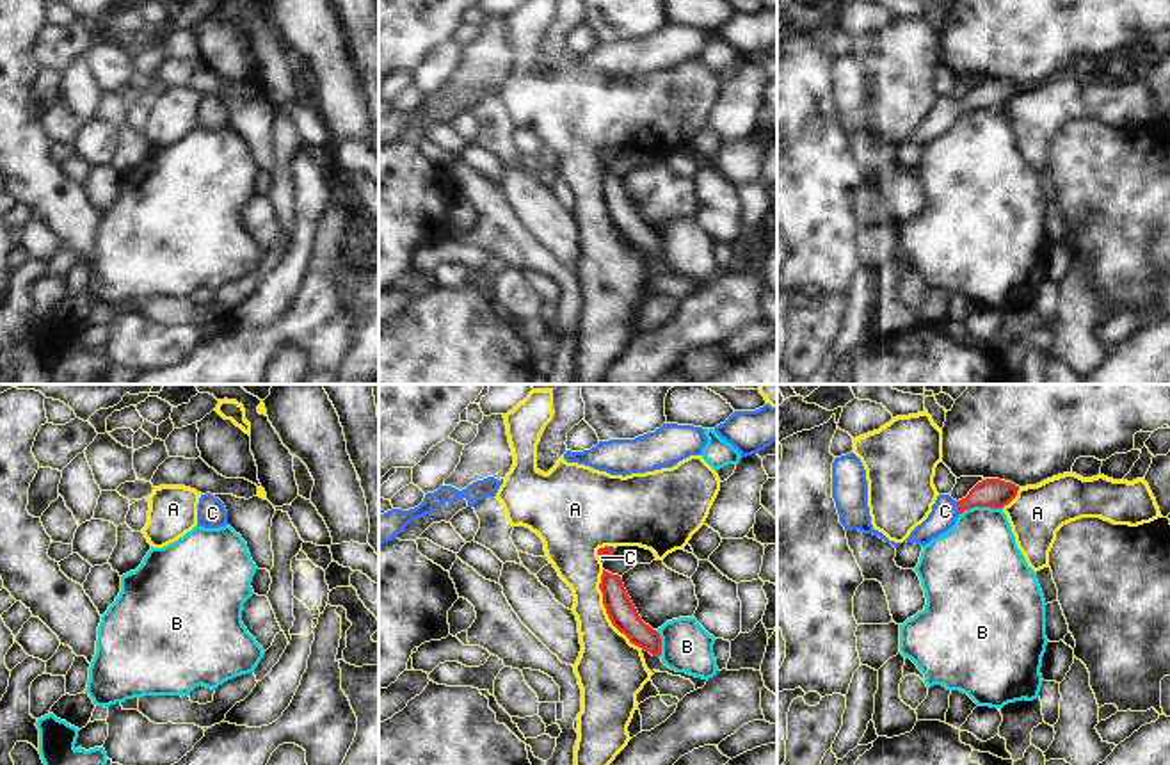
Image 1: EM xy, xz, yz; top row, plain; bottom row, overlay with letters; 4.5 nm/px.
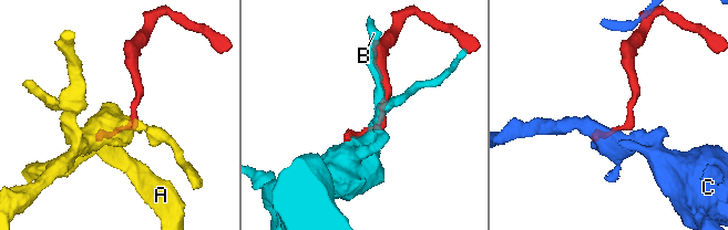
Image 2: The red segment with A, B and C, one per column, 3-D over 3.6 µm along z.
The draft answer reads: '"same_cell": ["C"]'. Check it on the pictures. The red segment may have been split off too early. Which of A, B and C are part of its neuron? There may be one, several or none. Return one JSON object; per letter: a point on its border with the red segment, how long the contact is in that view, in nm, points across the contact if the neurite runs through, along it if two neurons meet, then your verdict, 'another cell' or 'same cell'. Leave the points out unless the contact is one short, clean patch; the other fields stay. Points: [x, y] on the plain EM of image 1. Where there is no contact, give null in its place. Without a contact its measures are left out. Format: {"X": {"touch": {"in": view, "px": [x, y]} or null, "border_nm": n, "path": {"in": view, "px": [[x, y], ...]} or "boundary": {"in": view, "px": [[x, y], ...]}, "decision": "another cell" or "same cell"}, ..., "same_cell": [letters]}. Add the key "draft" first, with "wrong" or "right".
{"draft": "right", "A": {"touch": {"in": "xz", "px": [607, 212]}, "border_nm": 400, "decision": "another cell"}, "B": {"touch": {"in": "yz", "px": [980, 107]}, "border_nm": 200, "decision": "another cell"}, "C": {"touch": {"in": "yz", "px": [959, 109]}, "border_nm": 60, "path": {"in": "yz", "px": [[994, 95], [984, 95], [959, 109], [945, 112]]}, "decision": "same cell"}, "same_cell": ["C"]}

